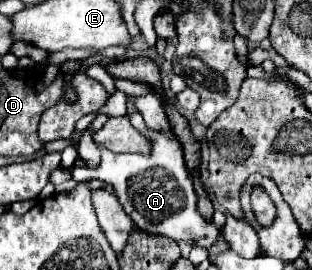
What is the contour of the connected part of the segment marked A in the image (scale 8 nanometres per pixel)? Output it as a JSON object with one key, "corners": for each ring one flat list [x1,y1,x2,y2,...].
{"corners":[[133,112,129,120,137,130,141,130,141,133,151,140,153,144,151,156,113,154,96,144,101,152,101,164,97,170,91,172,91,178,105,180,115,188,123,210,131,216,131,220,135,222,139,230,161,234,171,240,185,240,191,246,209,248,217,240,219,230,215,224,205,222,203,216,199,216,197,212,197,206,195,206,197,194,193,190,193,182,189,180,180,142,177,138,170,139,153,130,148,130,139,112]]}

